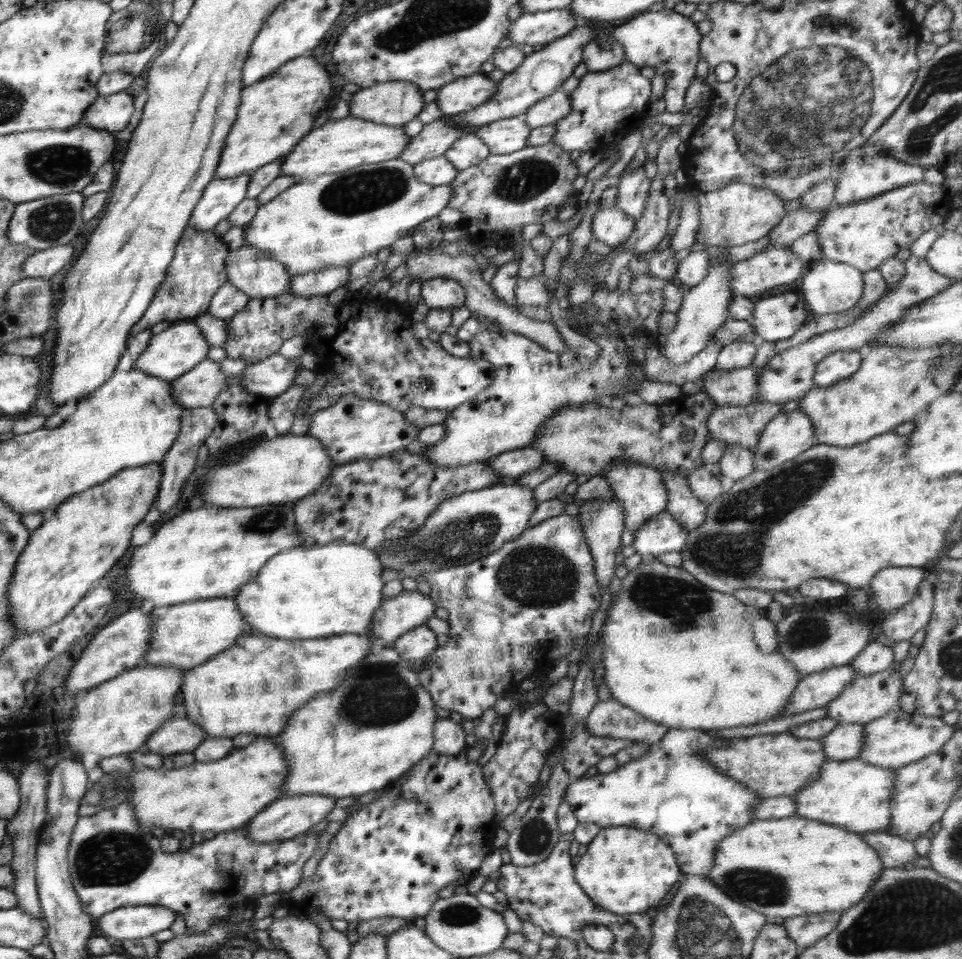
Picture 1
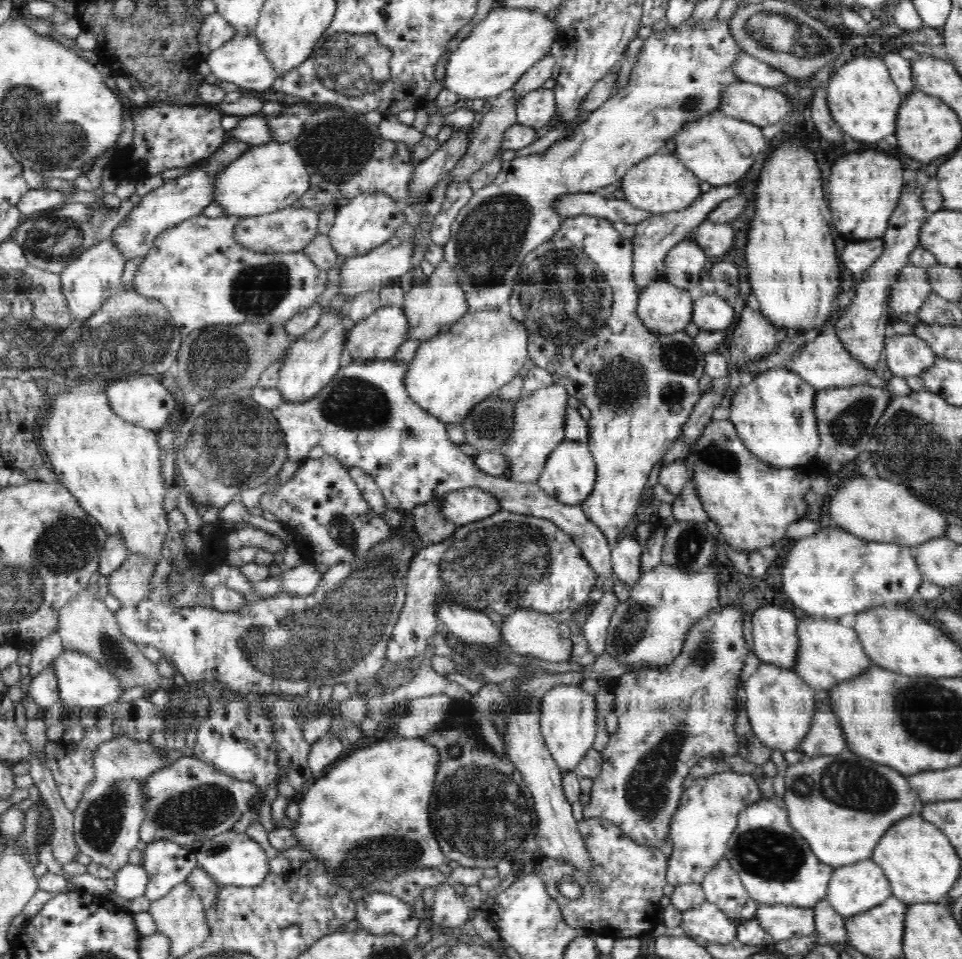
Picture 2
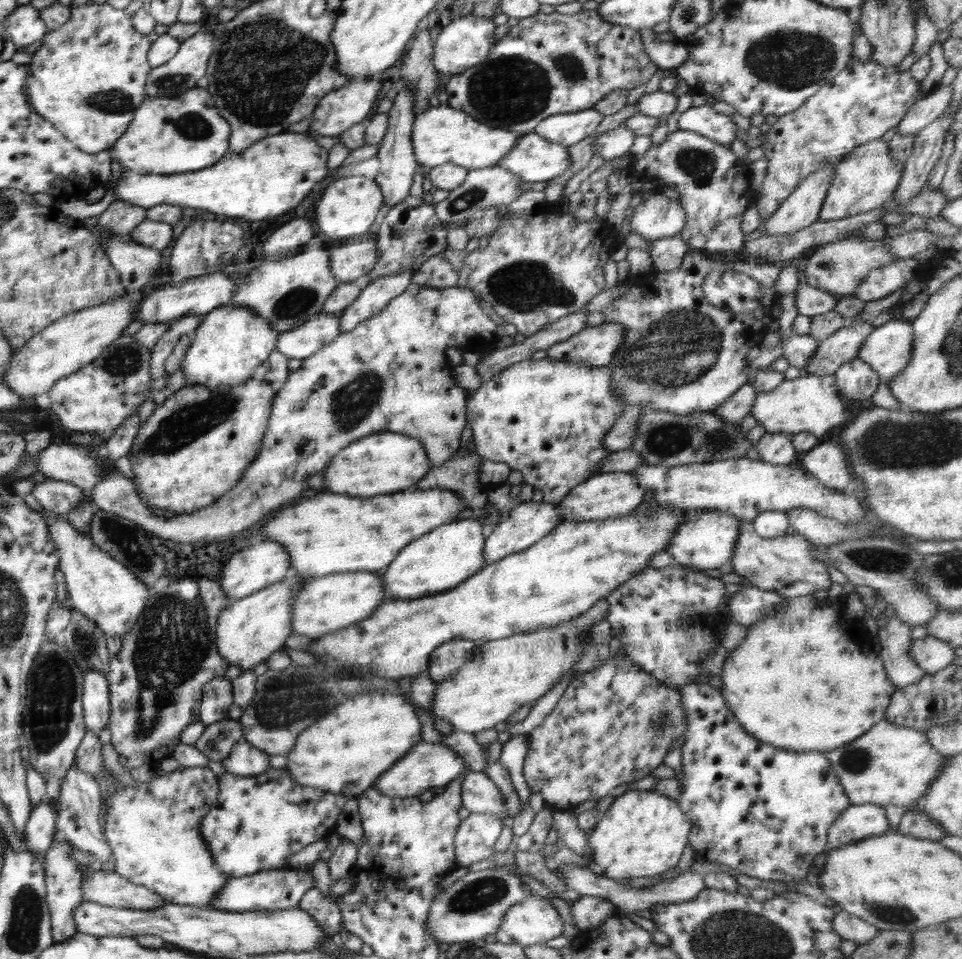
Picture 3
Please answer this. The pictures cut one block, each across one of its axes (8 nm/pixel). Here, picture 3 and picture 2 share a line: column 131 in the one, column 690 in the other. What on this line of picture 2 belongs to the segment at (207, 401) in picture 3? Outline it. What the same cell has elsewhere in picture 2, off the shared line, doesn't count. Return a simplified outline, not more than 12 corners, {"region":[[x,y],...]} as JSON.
{"region":[[730,420],[688,450],[709,520],[757,554],[808,512],[812,478],[762,463]]}

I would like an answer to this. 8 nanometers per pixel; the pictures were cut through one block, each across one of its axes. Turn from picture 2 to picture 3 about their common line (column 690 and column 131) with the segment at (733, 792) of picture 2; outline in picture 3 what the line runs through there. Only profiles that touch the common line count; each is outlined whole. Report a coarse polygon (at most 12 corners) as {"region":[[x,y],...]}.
{"region":[[215,766],[108,786],[115,872],[212,910]]}

